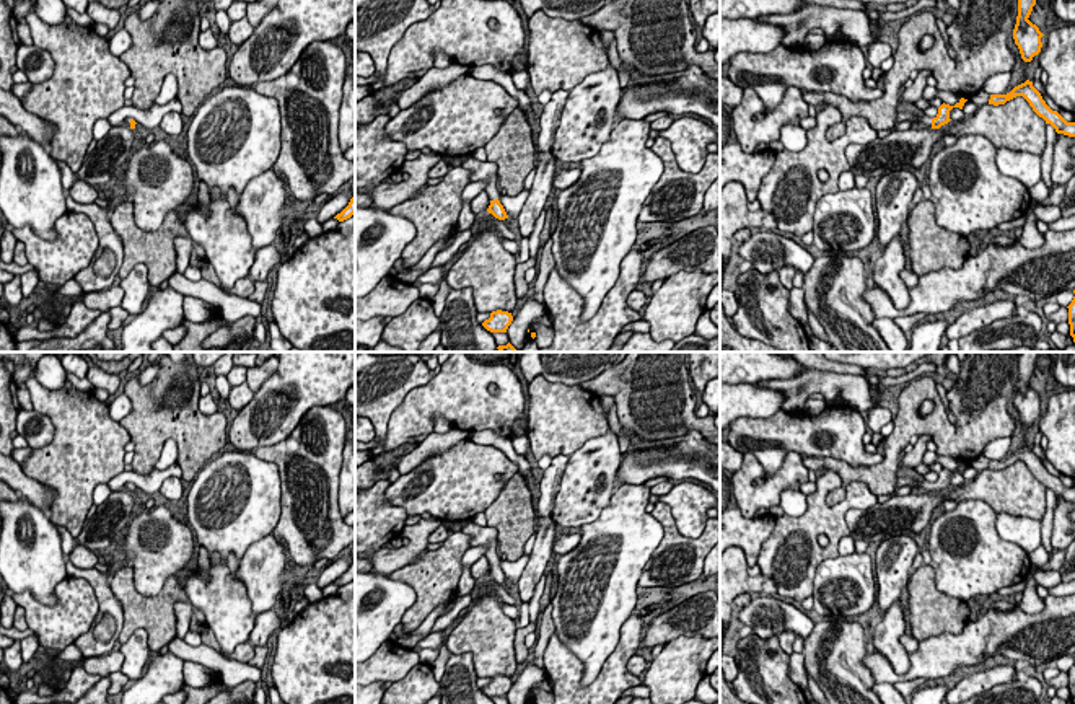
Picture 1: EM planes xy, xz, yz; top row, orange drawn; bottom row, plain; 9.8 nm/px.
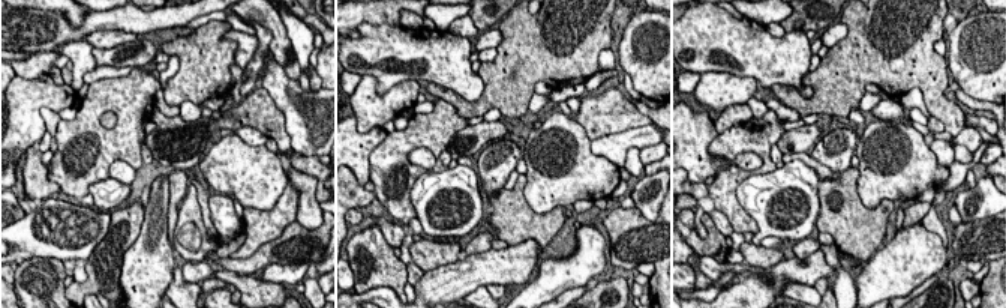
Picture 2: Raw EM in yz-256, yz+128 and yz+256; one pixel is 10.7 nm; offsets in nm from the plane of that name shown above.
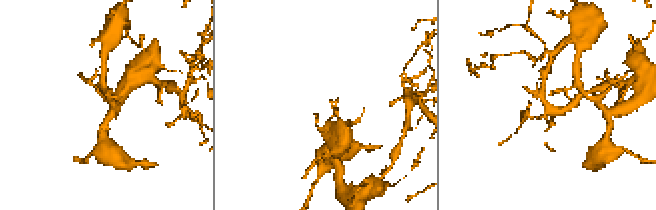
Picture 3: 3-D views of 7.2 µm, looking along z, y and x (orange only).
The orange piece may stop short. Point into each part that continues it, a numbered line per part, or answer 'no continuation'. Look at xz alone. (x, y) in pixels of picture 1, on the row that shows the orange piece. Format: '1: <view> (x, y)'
1: xz (479, 170)

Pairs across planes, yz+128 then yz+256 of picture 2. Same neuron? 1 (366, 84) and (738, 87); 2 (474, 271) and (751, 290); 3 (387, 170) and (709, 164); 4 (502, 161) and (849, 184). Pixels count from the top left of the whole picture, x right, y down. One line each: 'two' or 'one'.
1: one
2: one
3: two
4: two

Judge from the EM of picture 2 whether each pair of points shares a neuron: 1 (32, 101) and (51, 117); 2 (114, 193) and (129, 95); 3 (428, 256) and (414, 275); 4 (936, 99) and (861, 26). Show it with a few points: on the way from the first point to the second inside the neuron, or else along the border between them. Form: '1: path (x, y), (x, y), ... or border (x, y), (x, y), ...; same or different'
1: border (44, 105), (41, 113), (47, 129); different
2: border (110, 176), (93, 182), (87, 191); different
3: border (411, 259), (423, 272); different
4: path (921, 80), (880, 39); same

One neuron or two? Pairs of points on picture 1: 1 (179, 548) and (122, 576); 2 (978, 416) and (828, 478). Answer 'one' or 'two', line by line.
1: two
2: two

